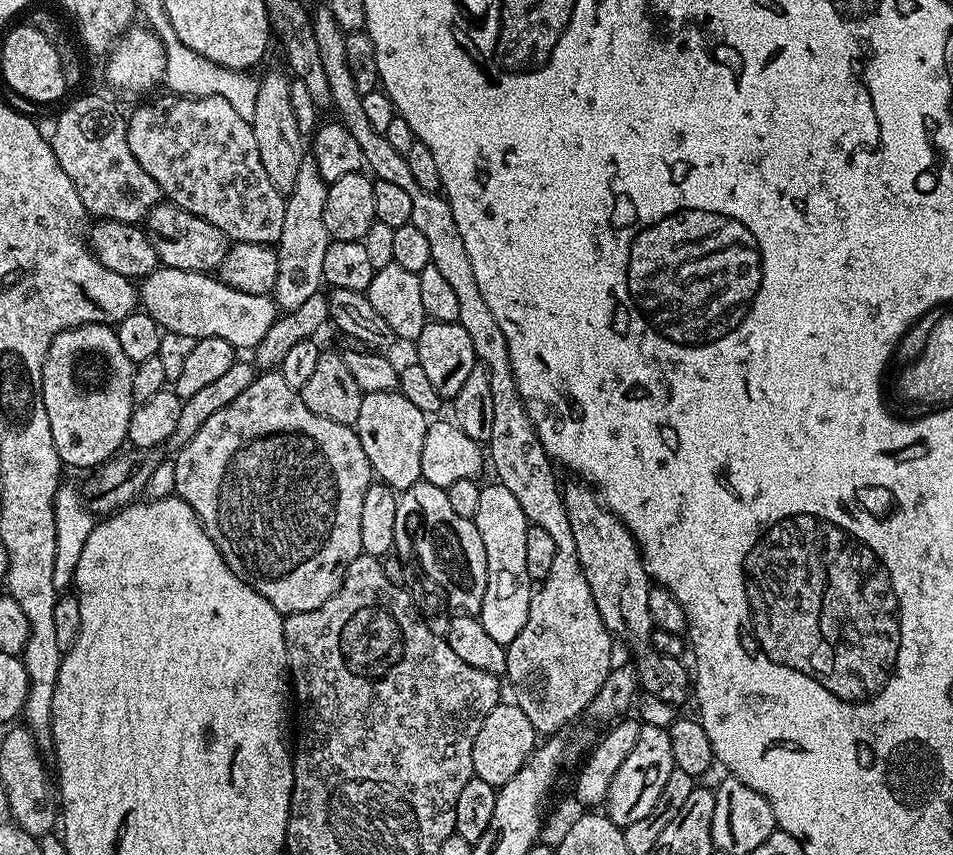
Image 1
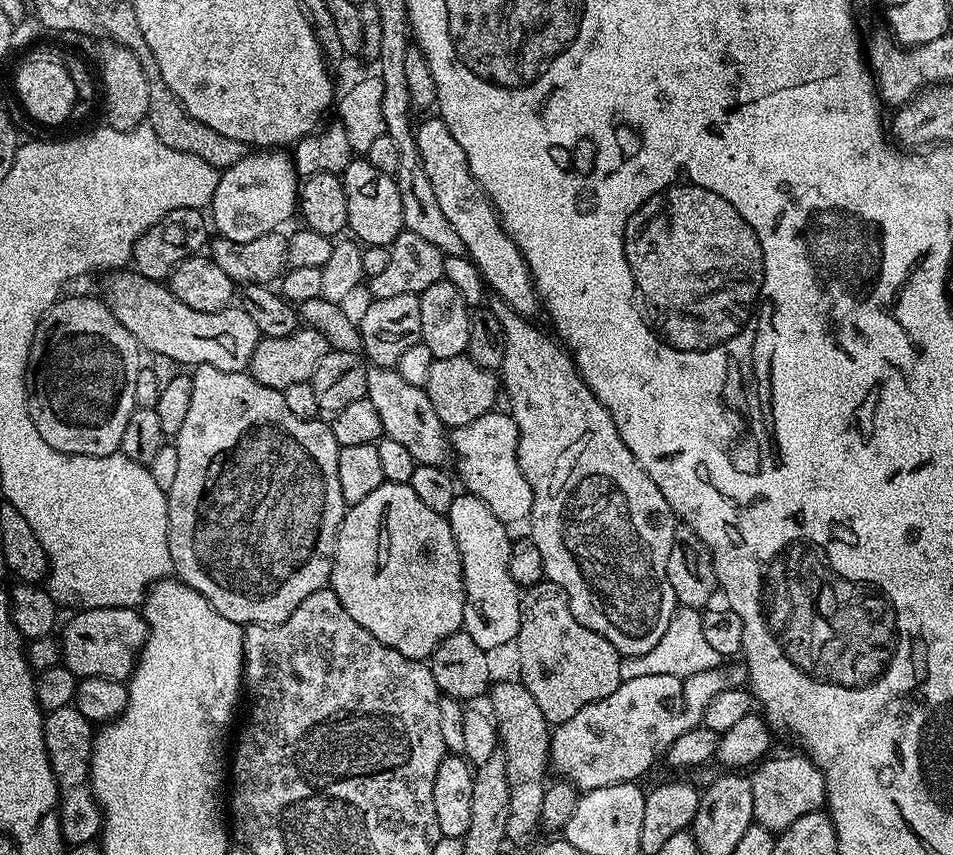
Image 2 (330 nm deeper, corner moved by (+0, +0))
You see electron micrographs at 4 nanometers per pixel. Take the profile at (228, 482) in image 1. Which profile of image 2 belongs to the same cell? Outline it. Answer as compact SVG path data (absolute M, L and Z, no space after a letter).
M197 364L191 373L191 378L190 411L186 413L186 419L182 422L182 430L178 430L178 434L174 438L174 443L178 450L178 475L174 478L174 486L170 486L170 490L166 493L168 498L168 545L170 546L170 558L172 559L172 572L175 573L181 582L189 584L194 590L198 590L198 594L202 594L202 598L206 598L210 602L210 606L214 606L214 610L218 610L218 614L222 614L222 618L230 618L230 622L241 626L249 624L281 624L286 622L286 618L290 618L290 614L294 614L294 610L298 610L298 606L302 606L302 602L306 602L306 598L310 598L310 594L314 594L314 590L322 590L329 587L332 578L332 555L336 549L338 530L340 529L340 524L344 521L344 513L346 511L346 505L342 498L342 486L338 482L340 443L334 438L331 427L325 421L323 424L323 419L303 420L298 418L298 414L294 414L286 407L286 398L281 389L262 386L247 371L227 372L226 370L218 370L214 366Z

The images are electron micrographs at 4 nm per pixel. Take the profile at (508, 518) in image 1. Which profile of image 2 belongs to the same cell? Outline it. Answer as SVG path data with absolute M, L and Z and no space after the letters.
M457 494L446 515L464 571L463 631L485 650L511 645L520 629L522 592L510 578L513 537L508 536L509 525L503 524L482 498L471 494Z

